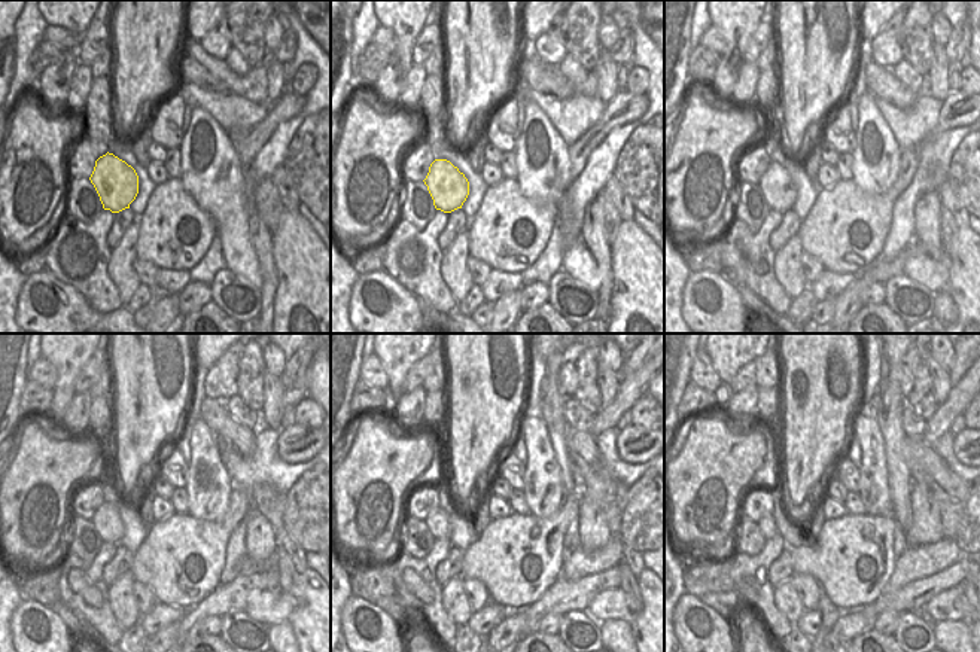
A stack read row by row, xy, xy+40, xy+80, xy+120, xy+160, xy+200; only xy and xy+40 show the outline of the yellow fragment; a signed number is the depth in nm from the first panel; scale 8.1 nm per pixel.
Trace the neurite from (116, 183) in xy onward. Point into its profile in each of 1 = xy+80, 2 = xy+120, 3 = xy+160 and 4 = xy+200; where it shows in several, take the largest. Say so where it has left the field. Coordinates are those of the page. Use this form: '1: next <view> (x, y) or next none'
1: next xy+80 (779, 191)
2: next xy+120 (106, 520)
3: next xy+160 (437, 520)
4: next xy+200 (766, 524)

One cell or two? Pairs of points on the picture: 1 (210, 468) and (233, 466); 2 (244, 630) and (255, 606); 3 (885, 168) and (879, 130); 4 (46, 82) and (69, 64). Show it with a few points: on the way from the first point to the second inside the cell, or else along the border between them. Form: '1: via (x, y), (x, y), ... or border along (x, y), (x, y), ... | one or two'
1: border along (216, 436), (221, 462), (233, 483) | two
2: border along (244, 611), (268, 625) | two
3: via (885, 160), (882, 139) | one
4: via (52, 81), (63, 70) | one

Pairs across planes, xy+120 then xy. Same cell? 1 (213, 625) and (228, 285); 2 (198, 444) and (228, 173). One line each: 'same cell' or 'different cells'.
1: different cells
2: same cell

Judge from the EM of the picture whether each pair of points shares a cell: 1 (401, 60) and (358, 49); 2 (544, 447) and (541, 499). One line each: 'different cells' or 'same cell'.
1: different cells
2: same cell

